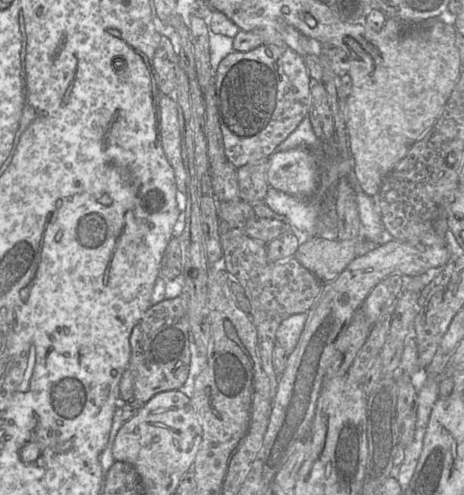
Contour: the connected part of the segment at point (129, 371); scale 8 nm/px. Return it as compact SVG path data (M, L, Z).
M182 295L149 305L132 330L130 356L120 380L120 402L147 402L154 395L179 390L190 370L190 325Z

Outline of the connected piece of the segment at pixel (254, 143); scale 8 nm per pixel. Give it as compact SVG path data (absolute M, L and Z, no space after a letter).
M263 44L248 52L233 51L220 61L214 73L217 105L219 110L220 127L223 136L226 159L235 167L239 168L251 162L268 160L275 152L276 147L282 143L307 116L310 107L311 78L309 76L304 58L291 50L286 45Z

